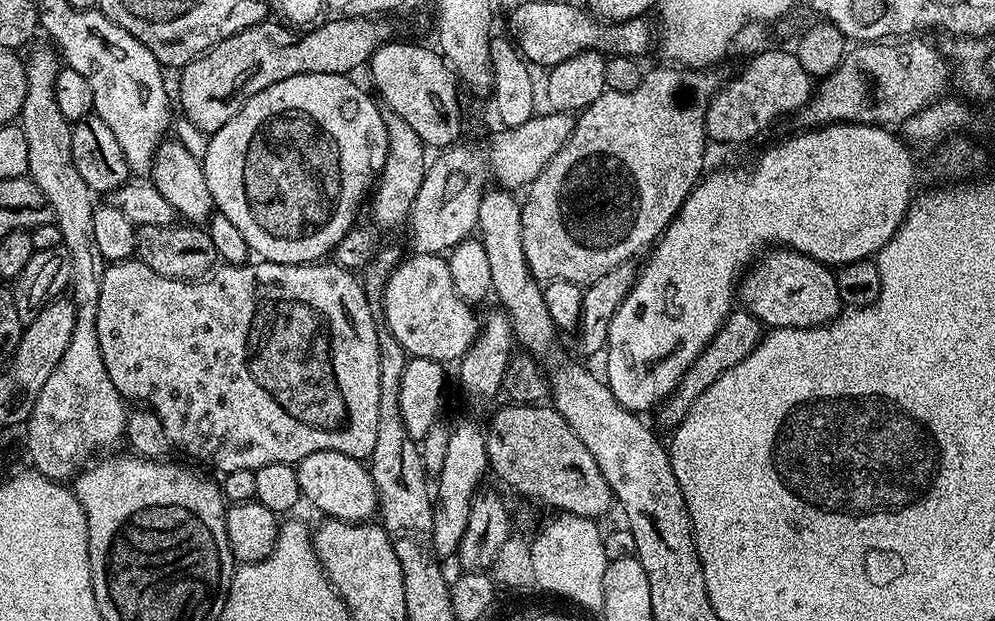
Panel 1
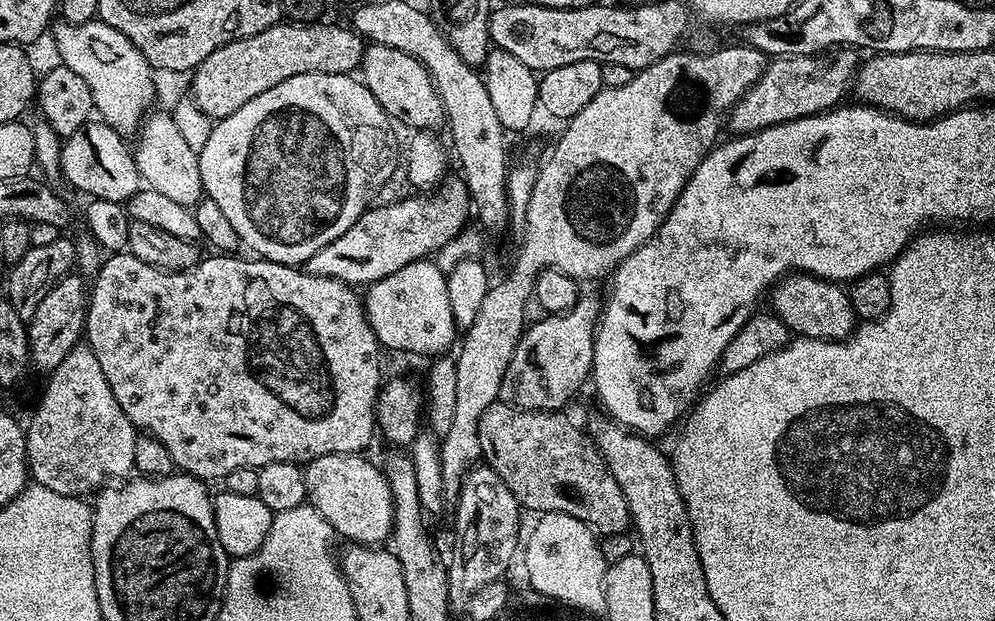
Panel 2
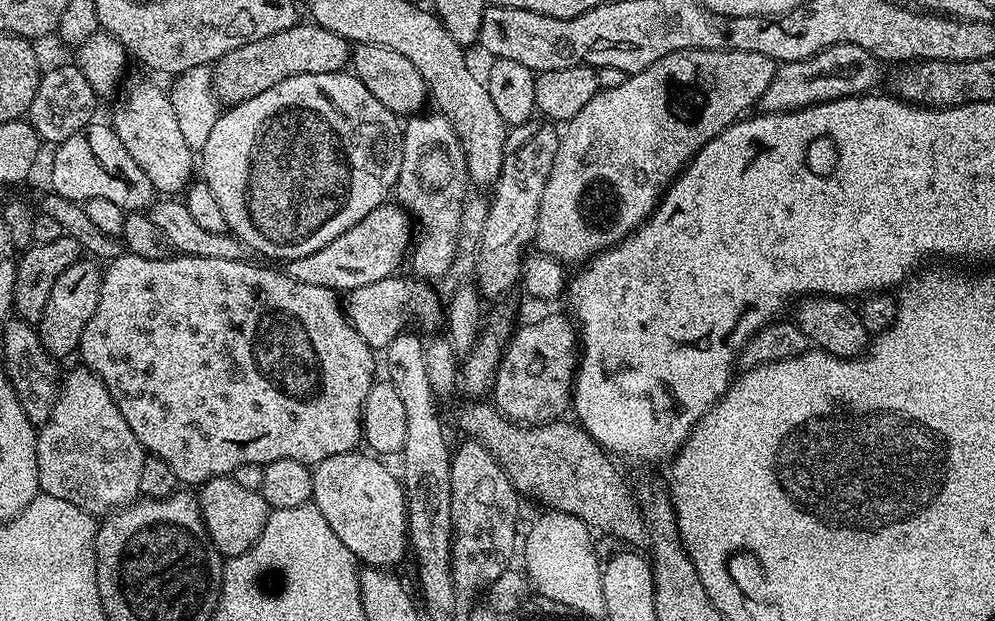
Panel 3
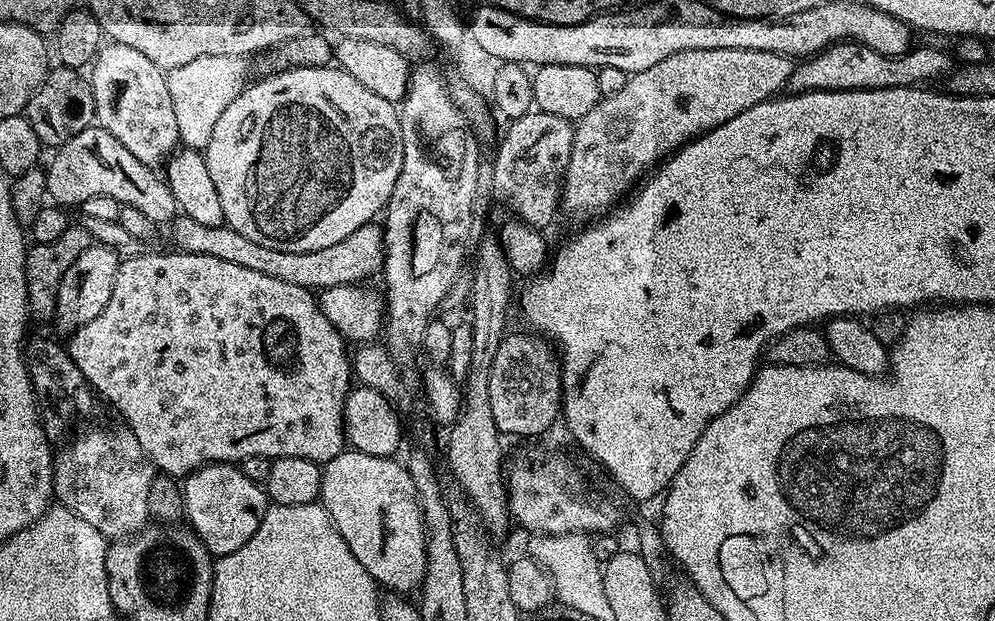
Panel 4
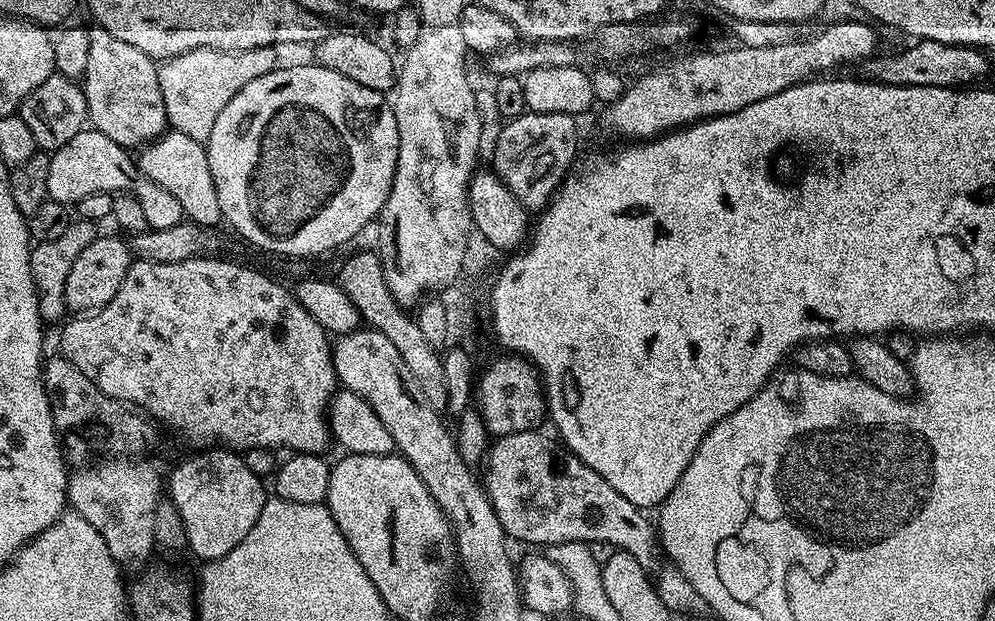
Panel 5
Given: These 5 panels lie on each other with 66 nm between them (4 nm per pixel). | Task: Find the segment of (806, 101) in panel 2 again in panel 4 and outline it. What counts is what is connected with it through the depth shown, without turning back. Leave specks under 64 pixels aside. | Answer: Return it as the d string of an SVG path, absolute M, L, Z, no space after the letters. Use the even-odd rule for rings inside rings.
M836 42L795 65L788 84L795 93L814 89L913 87L943 77L953 67L951 64L949 54L934 46L914 46L902 55L888 56L855 42Z

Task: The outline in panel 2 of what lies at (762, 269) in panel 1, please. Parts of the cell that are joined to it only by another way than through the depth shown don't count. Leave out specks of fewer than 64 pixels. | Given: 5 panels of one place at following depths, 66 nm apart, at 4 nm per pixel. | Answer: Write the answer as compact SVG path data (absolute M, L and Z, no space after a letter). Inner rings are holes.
M807 274L780 277L770 289L771 311L787 326L789 333L815 340L845 340L858 324L849 293L837 281ZM842 288L842 289L840 289Z

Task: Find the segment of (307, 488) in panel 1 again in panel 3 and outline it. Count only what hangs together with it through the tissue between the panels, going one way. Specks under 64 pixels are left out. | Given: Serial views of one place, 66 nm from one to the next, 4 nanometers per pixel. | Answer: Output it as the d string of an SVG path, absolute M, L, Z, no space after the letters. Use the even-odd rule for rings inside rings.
M360 451L327 456L314 465L311 503L361 565L391 569L410 548L404 486L401 477L380 461L383 459Z

